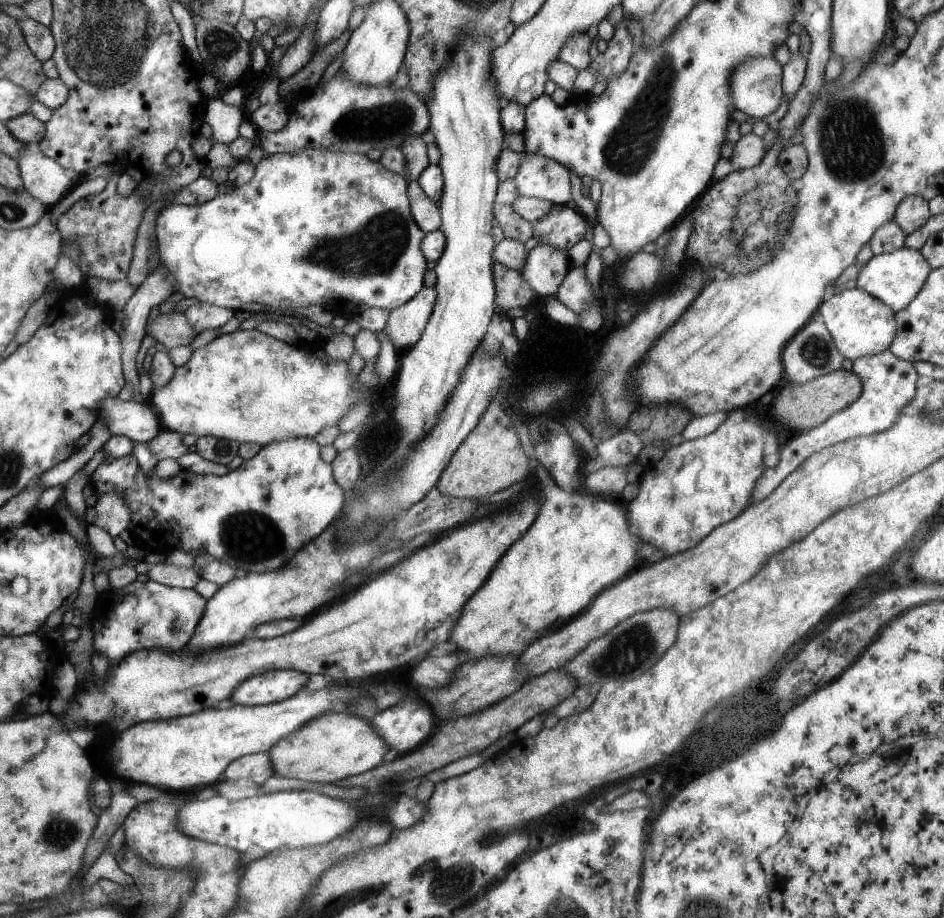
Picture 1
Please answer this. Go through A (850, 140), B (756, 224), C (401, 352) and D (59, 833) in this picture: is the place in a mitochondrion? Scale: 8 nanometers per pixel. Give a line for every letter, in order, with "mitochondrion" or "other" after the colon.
A: mitochondrion
B: mitochondrion
C: other
D: mitochondrion

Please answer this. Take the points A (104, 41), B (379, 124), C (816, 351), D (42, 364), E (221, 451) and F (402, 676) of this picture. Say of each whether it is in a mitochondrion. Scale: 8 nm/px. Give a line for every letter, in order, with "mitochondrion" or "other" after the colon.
A: mitochondrion
B: mitochondrion
C: mitochondrion
D: other
E: mitochondrion
F: other

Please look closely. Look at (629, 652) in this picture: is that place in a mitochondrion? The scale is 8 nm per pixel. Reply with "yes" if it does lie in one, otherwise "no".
yes

